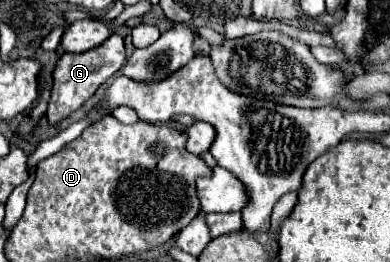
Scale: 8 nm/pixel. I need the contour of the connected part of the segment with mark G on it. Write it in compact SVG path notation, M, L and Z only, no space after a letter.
M112 33L102 45L86 51L86 53L64 53L56 65L54 71L54 85L52 85L52 95L48 101L48 121L50 125L60 123L66 119L70 113L74 113L86 99L90 99L96 89L106 83L114 73L118 73L126 63L126 53L124 53L124 39L118 33Z

